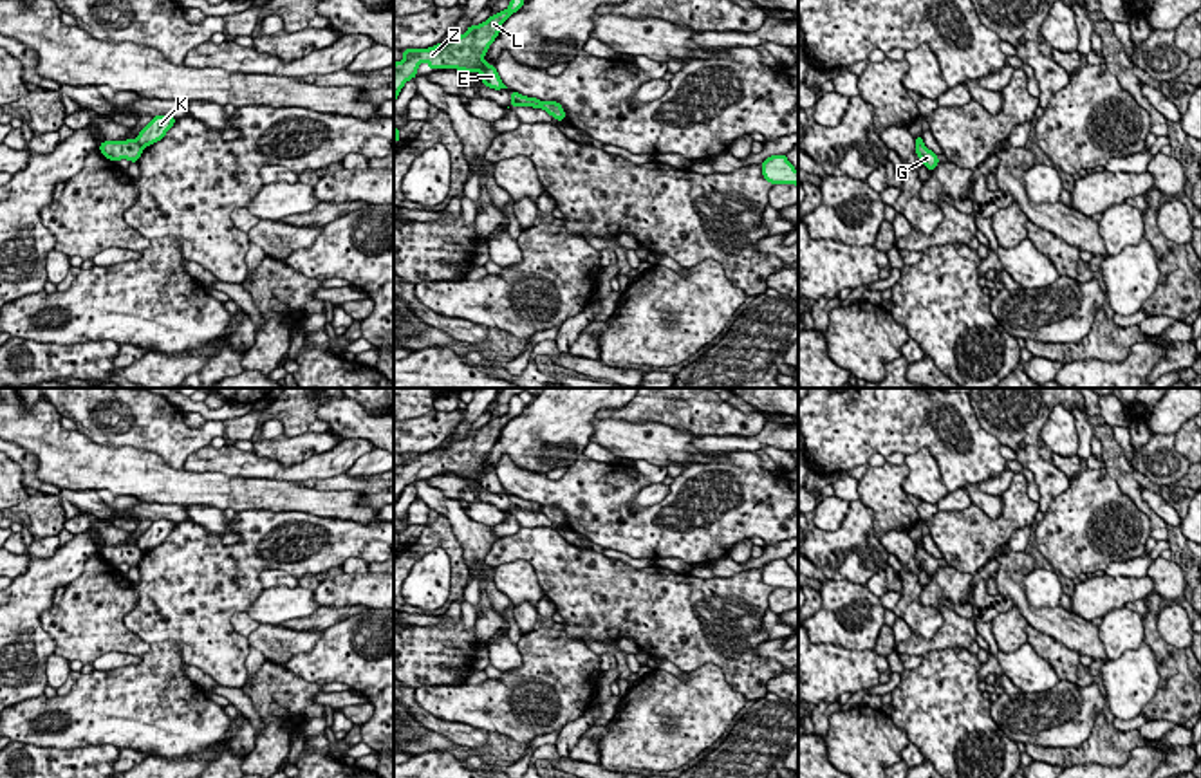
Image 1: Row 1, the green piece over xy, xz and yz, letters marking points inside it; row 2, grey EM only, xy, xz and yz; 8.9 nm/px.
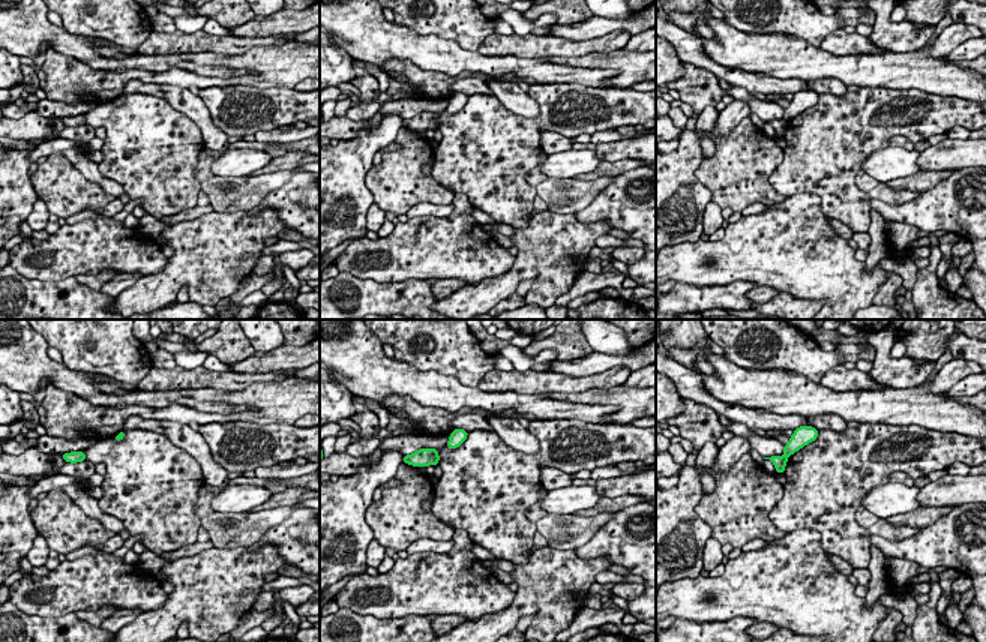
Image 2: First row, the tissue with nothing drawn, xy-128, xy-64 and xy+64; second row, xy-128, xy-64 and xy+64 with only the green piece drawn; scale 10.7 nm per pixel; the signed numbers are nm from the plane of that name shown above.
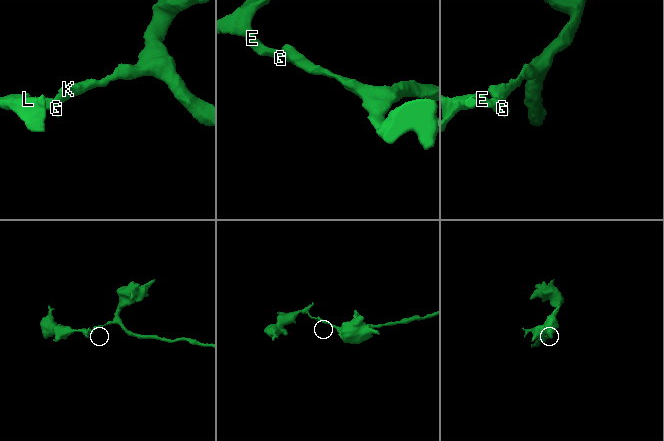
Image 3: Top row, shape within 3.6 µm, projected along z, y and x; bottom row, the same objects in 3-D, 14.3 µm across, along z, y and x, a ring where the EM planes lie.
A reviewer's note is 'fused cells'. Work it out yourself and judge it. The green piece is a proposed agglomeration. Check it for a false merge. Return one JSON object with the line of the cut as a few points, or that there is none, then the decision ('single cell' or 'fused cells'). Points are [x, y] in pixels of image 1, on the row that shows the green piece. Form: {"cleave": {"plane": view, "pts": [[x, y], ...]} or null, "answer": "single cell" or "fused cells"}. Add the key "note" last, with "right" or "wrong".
{"cleave": {"plane": "xy", "pts": [[134, 139], [143, 147]]}, "answer": "fused cells", "note": "right"}

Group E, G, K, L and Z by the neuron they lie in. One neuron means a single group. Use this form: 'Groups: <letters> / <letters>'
Groups: E G L Z / K

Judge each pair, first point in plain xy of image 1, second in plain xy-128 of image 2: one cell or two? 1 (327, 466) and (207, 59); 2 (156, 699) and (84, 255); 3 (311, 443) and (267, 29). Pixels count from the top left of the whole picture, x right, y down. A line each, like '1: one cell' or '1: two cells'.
1: two cells
2: one cell
3: one cell

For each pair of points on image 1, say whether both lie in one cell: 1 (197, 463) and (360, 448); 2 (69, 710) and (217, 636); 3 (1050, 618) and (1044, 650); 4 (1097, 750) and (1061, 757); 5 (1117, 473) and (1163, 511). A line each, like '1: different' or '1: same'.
1: same
2: different
3: different
4: same
5: different

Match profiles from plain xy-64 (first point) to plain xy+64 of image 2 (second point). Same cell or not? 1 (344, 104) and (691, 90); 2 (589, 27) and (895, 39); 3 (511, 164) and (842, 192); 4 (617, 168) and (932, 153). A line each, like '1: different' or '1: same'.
1: different
2: same
3: same
4: different

